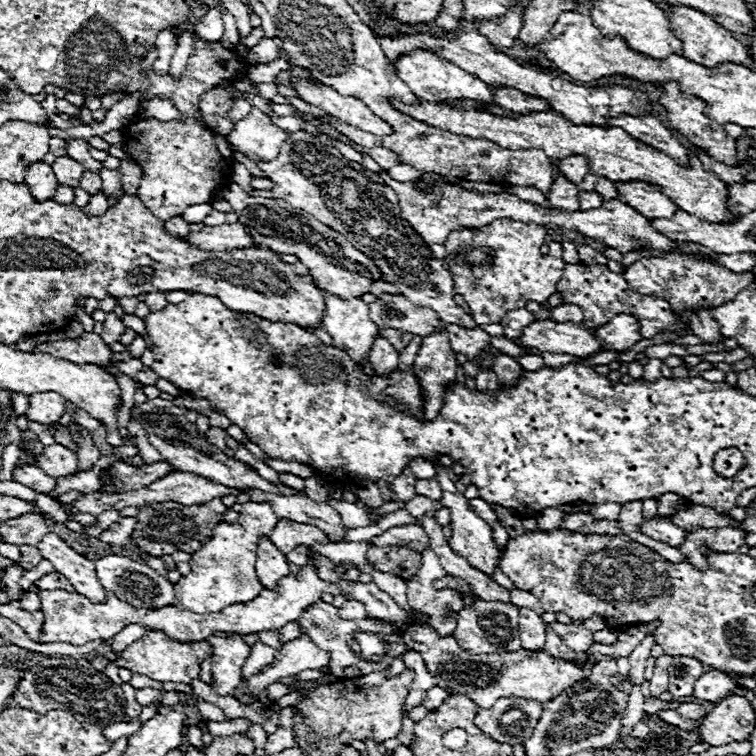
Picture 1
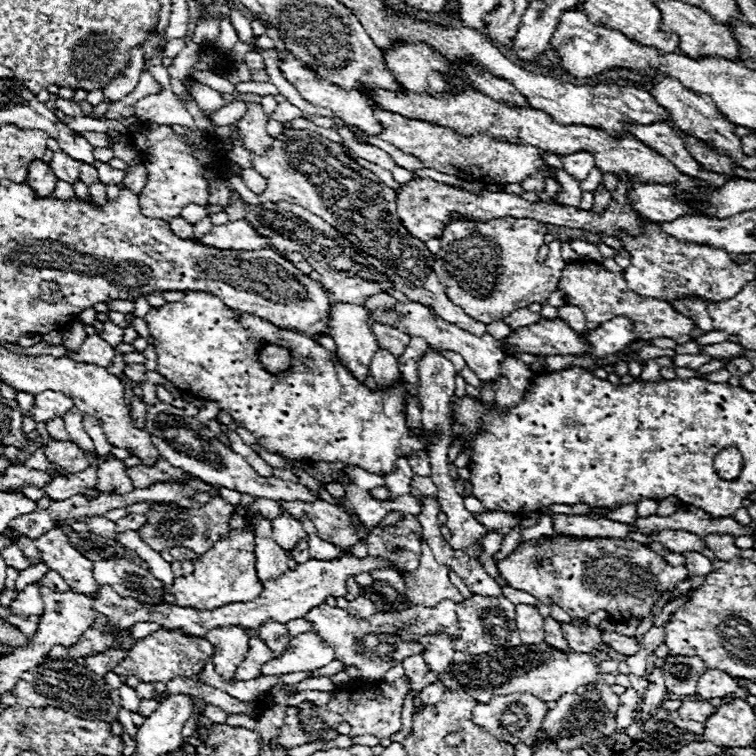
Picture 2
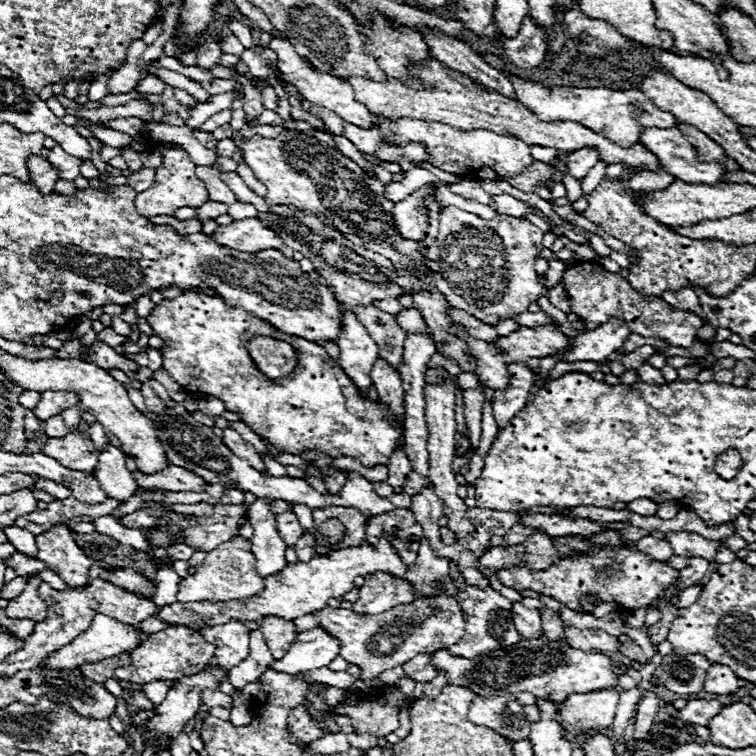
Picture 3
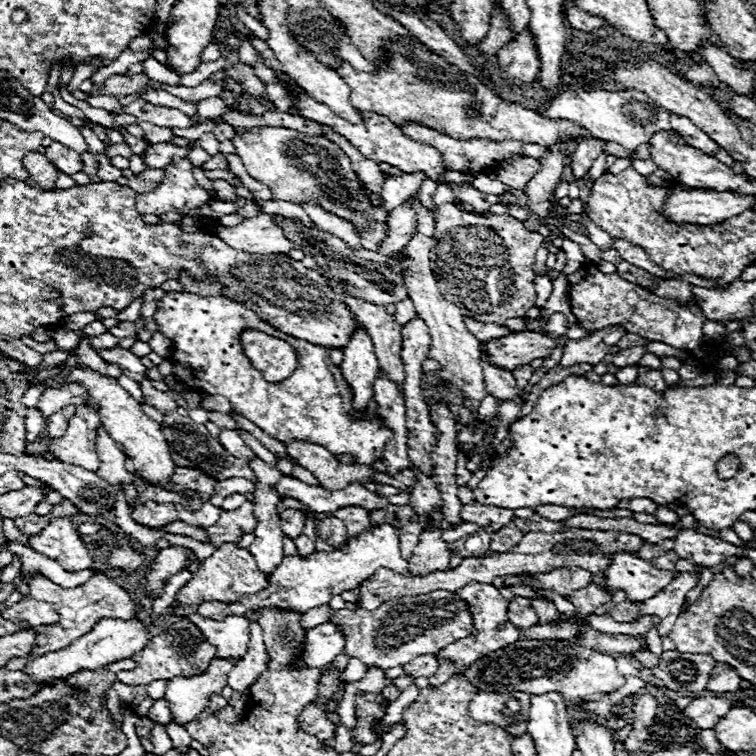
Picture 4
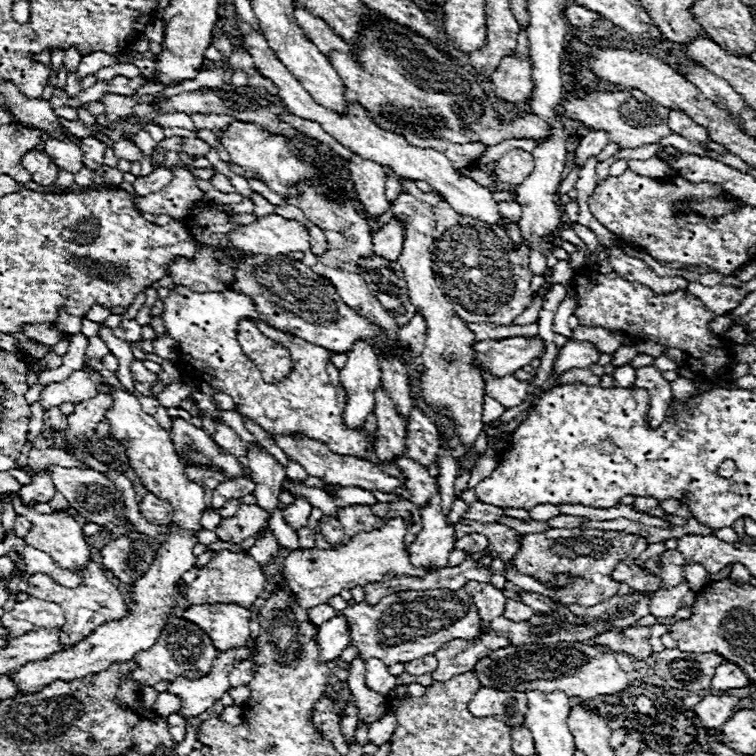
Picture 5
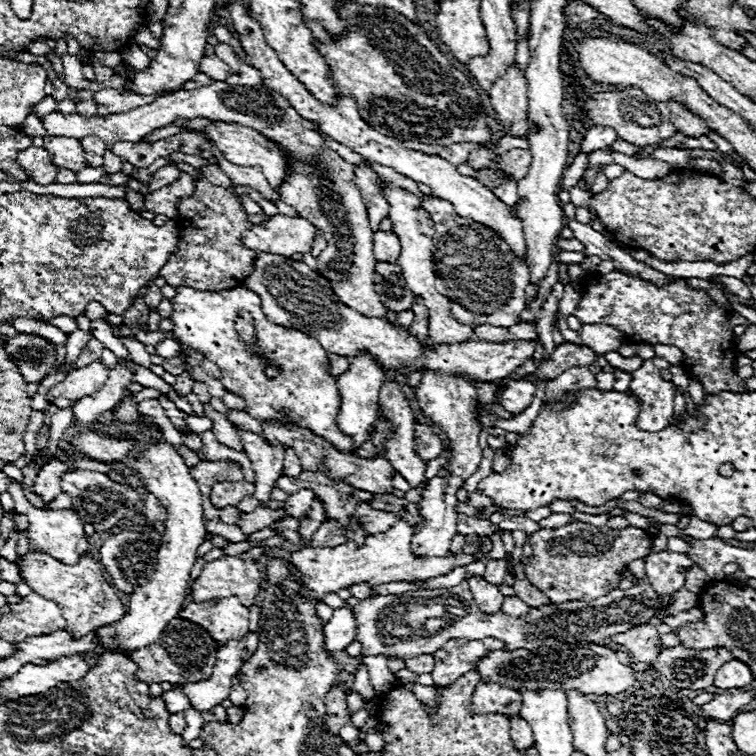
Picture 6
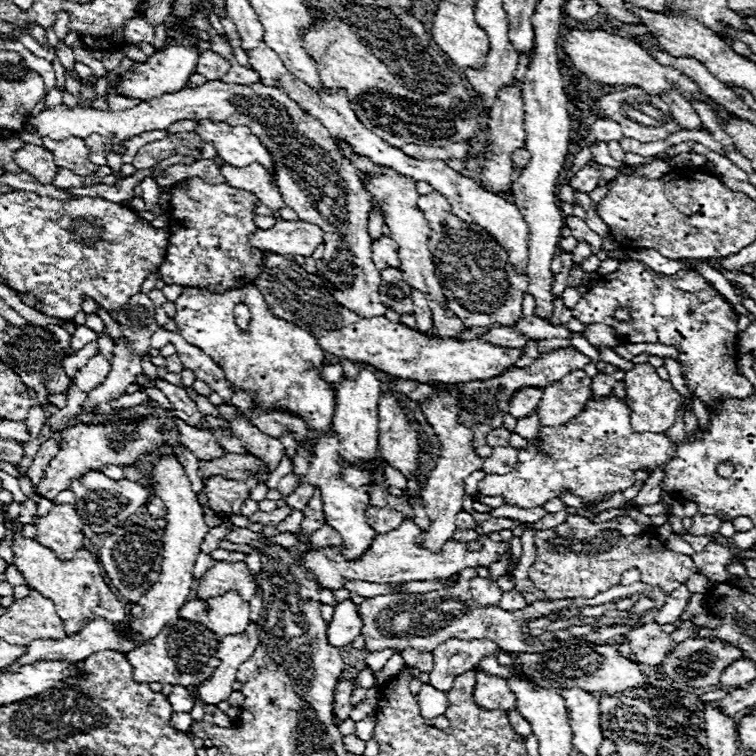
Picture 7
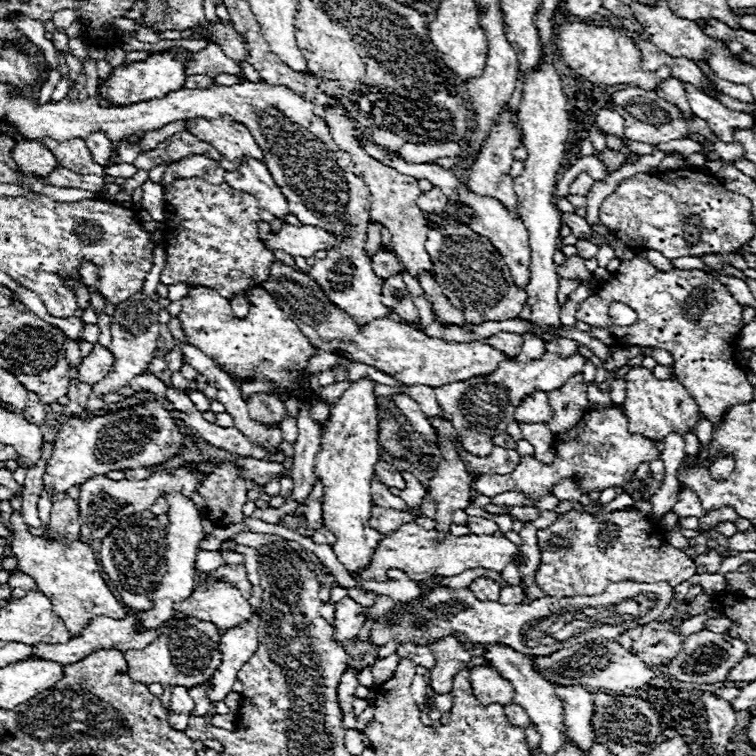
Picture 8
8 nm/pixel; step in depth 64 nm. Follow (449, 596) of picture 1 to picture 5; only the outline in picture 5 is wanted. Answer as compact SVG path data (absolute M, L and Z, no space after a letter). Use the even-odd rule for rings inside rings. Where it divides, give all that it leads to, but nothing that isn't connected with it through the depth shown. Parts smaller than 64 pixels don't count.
M440 492L430 496L426 508L422 512L422 530L410 544L410 562L414 566L446 566L448 554L456 540L454 526L448 522L448 514L444 514Z

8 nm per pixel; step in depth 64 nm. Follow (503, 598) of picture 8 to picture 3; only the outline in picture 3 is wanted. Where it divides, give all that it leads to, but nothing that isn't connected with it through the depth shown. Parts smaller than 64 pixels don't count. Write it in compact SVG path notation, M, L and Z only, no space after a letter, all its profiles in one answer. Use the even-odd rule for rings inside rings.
M514 602L512 610L514 610L512 620L514 620L522 638L540 638L542 636L542 622L540 622L538 610L526 608L520 602Z

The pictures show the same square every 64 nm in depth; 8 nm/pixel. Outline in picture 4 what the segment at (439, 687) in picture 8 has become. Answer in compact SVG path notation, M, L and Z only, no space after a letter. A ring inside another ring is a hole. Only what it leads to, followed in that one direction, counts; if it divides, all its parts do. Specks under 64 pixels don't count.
M470 582L464 588L458 590L458 594L472 606L472 616L474 616L474 628L472 634L468 638L462 638L454 643L448 644L446 648L442 648L442 652L436 652L436 658L440 662L438 672L434 676L430 676L430 686L440 686L444 684L448 678L452 678L454 674L462 672L462 668L468 668L468 664L474 662L482 656L486 656L488 652L500 650L508 644L514 644L518 640L518 632L516 630L500 630L500 624L506 622L506 608L508 608L508 600L500 594L498 588L494 588L492 584L480 584L480 582Z

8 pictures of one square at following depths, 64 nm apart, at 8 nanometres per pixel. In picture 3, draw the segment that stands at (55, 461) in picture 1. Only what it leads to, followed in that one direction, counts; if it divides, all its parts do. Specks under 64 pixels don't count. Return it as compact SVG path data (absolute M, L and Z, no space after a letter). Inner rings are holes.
M82 412L78 430L68 432L64 438L48 438L42 452L56 458L60 464L66 464L66 468L94 472L98 464L98 450L88 434L88 426L94 422L98 422L94 414Z

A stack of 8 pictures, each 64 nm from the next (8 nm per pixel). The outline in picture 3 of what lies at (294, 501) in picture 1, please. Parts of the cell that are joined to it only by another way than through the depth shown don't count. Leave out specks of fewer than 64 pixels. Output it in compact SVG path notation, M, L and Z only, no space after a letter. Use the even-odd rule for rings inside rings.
M328 506L328 508L322 508L322 510L312 510L312 516L314 516L314 522L316 522L316 528L320 528L322 522L326 522L328 518L338 518L346 526L346 534L344 534L342 542L338 542L334 548L358 546L364 540L364 536L366 536L368 520L356 508Z

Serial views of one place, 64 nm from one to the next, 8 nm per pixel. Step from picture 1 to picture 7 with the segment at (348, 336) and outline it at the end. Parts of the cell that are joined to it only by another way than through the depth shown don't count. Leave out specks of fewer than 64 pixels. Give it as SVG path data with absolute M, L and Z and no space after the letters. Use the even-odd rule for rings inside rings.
M366 366L360 372L360 376L354 380L342 380L336 392L336 412L332 420L334 434L322 434L322 432L316 434L318 436L316 454L304 478L288 474L278 484L278 492L282 496L294 492L298 480L304 480L320 488L326 524L330 524L342 536L340 548L346 560L358 560L358 556L364 556L366 548L370 548L370 544L374 542L374 536L378 536L366 524L366 508L370 504L370 490L366 488L366 484L370 484L370 464L378 458L376 408L378 408L378 398L382 394L380 386L382 382L376 378L376 370L372 366Z

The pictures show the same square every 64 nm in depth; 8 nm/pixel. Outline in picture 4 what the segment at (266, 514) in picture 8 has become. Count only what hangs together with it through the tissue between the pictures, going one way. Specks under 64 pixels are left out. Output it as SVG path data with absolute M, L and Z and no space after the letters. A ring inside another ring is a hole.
M244 502L240 508L232 512L220 512L220 520L206 528L206 532L212 538L212 544L220 546L224 542L238 542L244 534L252 532L256 526L256 516L254 516L254 504Z

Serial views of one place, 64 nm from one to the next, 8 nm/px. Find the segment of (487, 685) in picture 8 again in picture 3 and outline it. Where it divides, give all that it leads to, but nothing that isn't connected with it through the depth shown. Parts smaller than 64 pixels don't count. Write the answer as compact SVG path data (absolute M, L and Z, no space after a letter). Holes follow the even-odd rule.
M518 692L510 696L476 696L470 704L468 720L480 726L488 726L510 740L524 740L530 736L530 724L538 720L538 708L534 704L536 696L530 692ZM518 700L522 712L514 714L508 710L508 702Z

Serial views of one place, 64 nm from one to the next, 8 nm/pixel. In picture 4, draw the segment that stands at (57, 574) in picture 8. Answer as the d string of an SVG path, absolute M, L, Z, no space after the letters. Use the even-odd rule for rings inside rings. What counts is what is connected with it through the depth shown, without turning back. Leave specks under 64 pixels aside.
M94 570L94 576L80 588L60 588L58 584L50 582L46 576L34 576L28 582L29 594L40 601L52 602L56 604L59 612L60 622L52 625L41 625L34 628L36 631L36 646L32 650L32 656L28 658L14 658L6 664L6 670L22 670L24 666L30 664L30 660L34 660L36 656L42 656L46 652L58 650L58 648L66 648L70 646L74 640L78 640L78 636L84 636L86 632L90 632L90 628L94 628L94 624L98 624L98 620L102 618L122 618L122 620L130 620L136 616L138 612L138 604L118 586L114 584L110 578L106 578L100 570Z

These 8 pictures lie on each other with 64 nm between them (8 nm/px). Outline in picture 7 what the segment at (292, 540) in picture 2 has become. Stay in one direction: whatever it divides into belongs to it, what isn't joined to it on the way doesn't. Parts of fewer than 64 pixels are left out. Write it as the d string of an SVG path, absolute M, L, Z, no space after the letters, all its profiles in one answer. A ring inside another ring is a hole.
M298 484L298 488L286 498L286 504L288 506L292 506L294 510L304 510L306 508L306 504L308 504L308 500L312 498L312 494L314 494L314 486L312 484Z

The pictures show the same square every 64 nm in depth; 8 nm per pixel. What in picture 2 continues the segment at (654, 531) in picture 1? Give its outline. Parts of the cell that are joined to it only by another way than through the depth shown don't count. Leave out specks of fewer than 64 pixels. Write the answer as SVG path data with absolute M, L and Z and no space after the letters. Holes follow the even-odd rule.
M660 530L660 532L652 532L652 538L662 542L668 550L678 552L678 554L702 552L706 548L706 544L700 536L684 532L684 530Z

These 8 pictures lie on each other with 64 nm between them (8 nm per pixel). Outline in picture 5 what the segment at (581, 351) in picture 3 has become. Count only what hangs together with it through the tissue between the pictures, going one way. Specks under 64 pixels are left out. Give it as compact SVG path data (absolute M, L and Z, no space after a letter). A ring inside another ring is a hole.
M568 340L558 356L556 356L556 362L552 366L552 372L554 374L562 374L570 368L586 368L586 366L592 366L596 364L600 358L600 352L596 350L594 344L588 344L588 342L576 342L576 340Z

